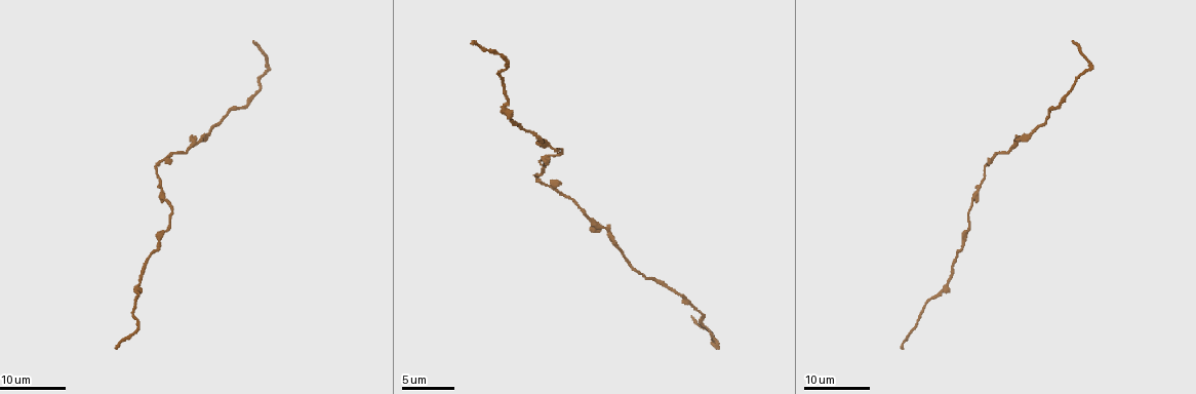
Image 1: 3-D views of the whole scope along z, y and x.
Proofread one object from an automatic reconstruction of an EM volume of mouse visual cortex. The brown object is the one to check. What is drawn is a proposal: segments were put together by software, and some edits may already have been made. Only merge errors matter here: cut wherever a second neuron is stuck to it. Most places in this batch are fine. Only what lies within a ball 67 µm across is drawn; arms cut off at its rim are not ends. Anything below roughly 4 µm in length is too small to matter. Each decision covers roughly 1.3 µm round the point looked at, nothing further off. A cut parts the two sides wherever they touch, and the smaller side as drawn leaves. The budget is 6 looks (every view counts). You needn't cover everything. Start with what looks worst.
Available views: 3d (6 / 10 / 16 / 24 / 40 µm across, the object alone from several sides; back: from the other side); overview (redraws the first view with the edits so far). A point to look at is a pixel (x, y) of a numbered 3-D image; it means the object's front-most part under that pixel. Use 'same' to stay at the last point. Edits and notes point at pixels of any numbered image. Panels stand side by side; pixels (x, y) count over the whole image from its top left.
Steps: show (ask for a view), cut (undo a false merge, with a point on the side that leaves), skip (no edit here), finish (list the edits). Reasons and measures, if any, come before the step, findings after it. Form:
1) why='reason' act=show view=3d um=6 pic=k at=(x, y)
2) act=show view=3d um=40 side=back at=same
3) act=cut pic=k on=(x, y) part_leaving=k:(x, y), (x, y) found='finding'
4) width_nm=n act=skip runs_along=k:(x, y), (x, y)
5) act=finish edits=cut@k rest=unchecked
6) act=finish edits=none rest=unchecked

why='a narrow waist' act=show view=3d um=24 pic=1 at=(196, 143)

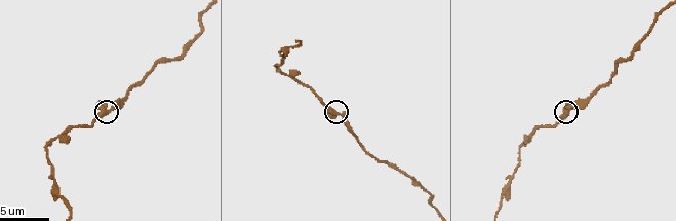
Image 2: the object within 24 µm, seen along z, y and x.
act=show view=3d um=10 pic=2 at=(338, 112)

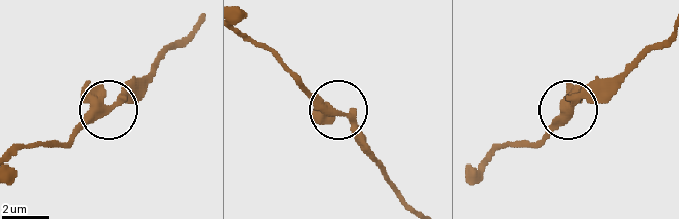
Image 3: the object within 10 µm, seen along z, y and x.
act=show view=3d um=6 pic=3 at=(111, 106)

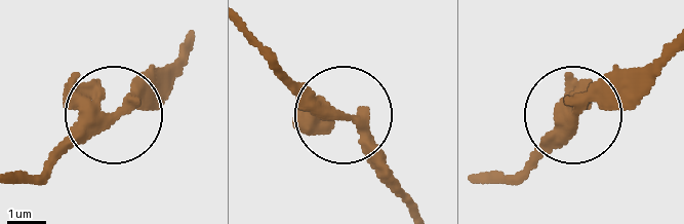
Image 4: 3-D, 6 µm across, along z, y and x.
act=skip runs_along=4:(494, 180), (524, 170), (572, 111), (612, 98), (657, 56) found='all the same neuron'

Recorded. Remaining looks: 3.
why='calibre changes' act=show view=3d um=16 pic=2 at=(68, 129)

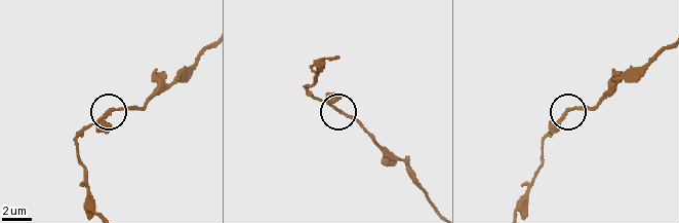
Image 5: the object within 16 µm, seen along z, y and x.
act=skip runs_along=5:(79, 148), (82, 135), (112, 111), (144, 108) found='one neuron here'

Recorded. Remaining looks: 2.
why='calibre changes' act=show view=3d um=6 pic=2 at=(190, 41)

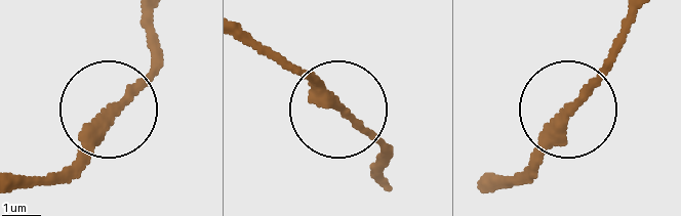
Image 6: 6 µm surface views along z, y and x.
act=skip runs_along=6:(242, 33), (308, 72), (386, 160) found='all the same neuron'

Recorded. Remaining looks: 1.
act=finish edits=none rest=unchecked

